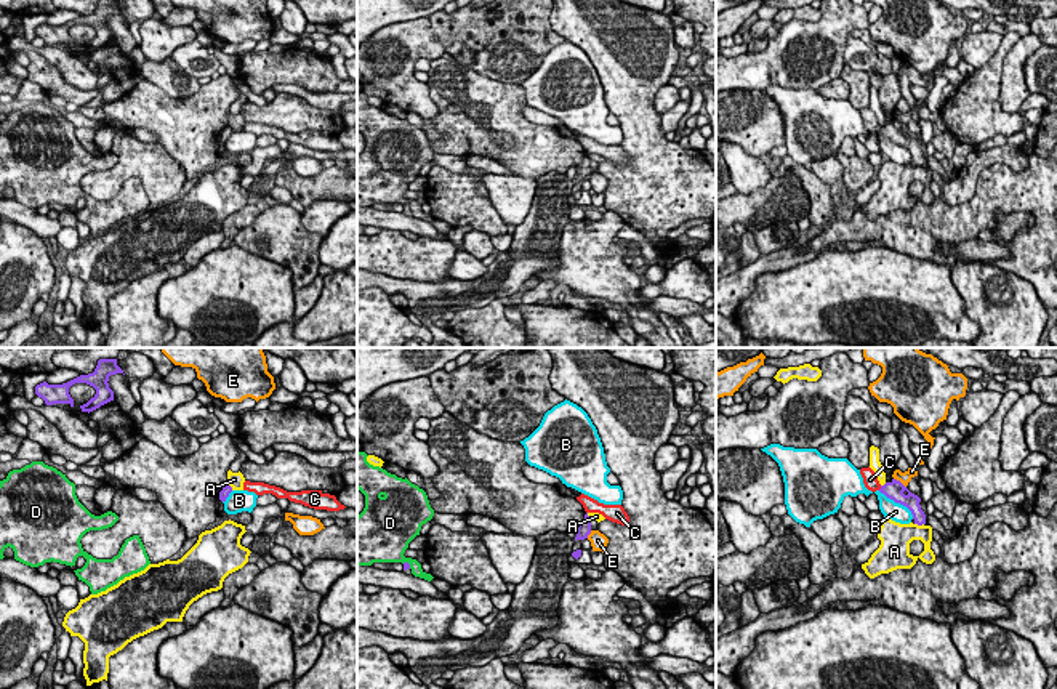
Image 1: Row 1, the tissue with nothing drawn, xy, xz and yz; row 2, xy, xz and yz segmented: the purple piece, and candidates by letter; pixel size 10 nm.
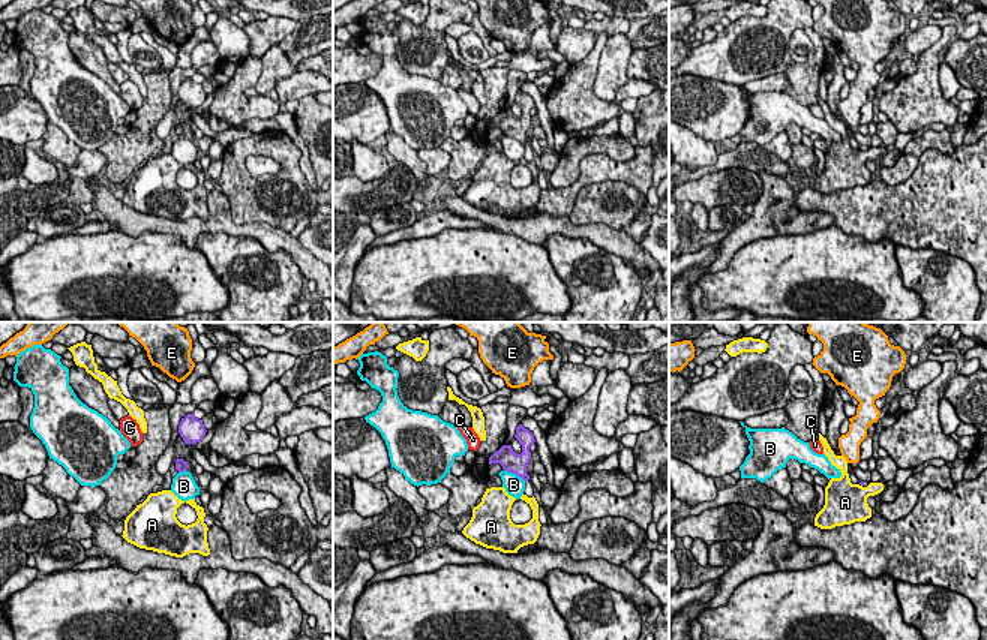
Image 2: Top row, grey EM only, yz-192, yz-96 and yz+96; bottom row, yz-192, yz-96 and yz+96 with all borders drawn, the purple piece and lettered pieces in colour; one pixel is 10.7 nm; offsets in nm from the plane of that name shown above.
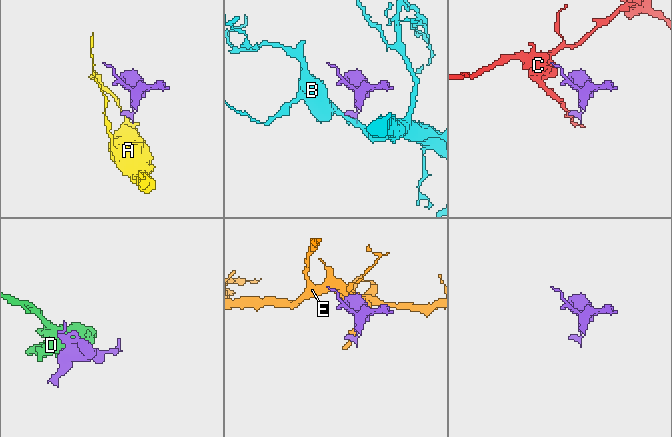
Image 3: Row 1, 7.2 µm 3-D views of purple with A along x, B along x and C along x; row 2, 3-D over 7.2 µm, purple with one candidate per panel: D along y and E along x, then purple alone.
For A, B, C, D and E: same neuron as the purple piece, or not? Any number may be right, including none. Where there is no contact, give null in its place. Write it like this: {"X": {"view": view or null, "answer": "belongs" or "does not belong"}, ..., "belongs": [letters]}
{"A": {"view": "yz", "answer": "does not belong"}, "B": {"view": "yz", "answer": "does not belong"}, "C": {"view": "yz", "answer": "does not belong"}, "D": {"view": "xz", "answer": "does not belong"}, "E": {"view": "yz", "answer": "does not belong"}, "belongs": []}

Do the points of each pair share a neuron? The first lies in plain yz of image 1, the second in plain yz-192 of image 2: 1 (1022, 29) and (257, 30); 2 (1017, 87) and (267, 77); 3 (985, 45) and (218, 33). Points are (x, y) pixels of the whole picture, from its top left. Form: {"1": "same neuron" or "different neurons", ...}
{"1": "same neuron", "2": "same neuron", "3": "same neuron"}

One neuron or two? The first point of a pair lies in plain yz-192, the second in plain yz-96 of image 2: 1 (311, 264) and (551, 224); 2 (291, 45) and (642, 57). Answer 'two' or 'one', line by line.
1: one
2: two

